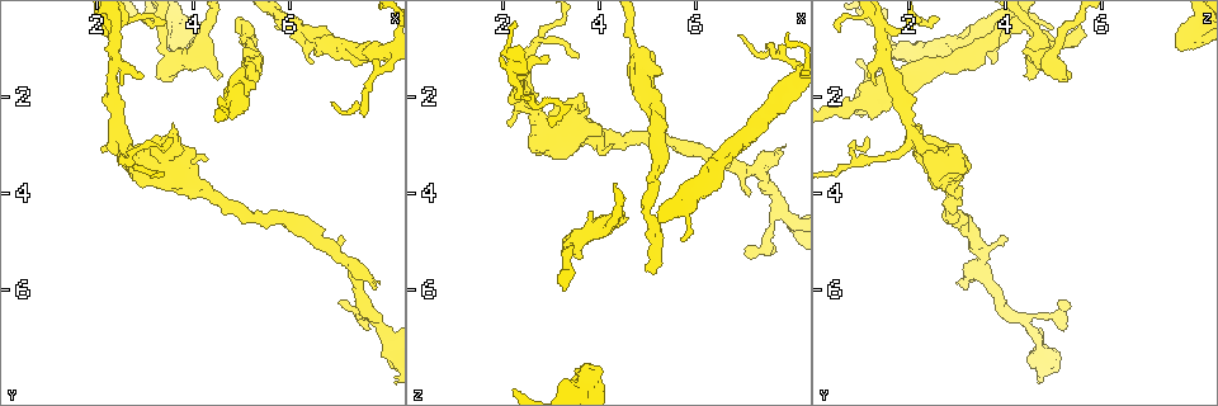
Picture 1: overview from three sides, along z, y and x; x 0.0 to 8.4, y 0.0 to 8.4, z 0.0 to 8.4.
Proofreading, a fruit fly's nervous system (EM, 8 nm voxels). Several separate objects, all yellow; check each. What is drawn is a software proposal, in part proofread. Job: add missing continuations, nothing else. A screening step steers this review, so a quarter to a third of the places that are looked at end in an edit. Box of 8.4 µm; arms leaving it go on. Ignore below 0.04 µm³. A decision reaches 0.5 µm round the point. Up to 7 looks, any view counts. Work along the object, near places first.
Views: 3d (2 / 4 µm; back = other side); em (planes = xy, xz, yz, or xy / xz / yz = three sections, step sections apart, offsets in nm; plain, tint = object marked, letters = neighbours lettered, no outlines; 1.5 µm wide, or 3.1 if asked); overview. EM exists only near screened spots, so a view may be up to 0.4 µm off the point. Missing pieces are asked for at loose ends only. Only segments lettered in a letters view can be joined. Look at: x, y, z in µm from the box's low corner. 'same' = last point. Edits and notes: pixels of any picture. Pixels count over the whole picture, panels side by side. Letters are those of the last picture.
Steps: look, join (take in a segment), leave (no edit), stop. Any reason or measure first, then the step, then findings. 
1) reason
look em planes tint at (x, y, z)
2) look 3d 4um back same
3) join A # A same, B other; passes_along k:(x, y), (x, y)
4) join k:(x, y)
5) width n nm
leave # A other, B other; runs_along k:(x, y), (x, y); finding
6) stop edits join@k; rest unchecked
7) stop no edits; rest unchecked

an open end
look em planes tint at (7.80, 5.90, 3.15)

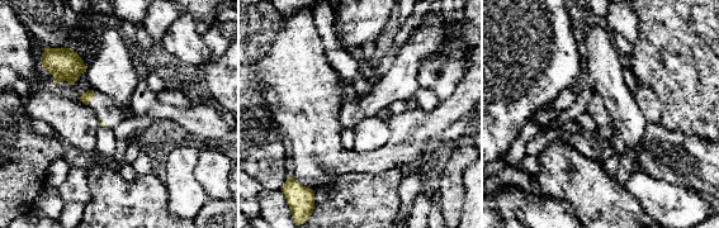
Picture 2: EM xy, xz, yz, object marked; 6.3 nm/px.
look em planes letters same

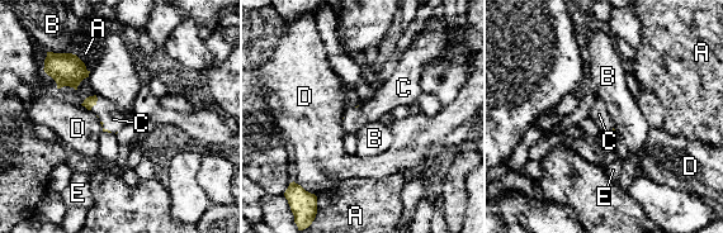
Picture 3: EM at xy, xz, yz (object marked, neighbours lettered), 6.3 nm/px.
join C # A other, B other, C same, D other, E other; passes_along 3:(90, 101), (95, 103), (113, 119); it goes on there

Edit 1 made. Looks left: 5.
redraw
look overview

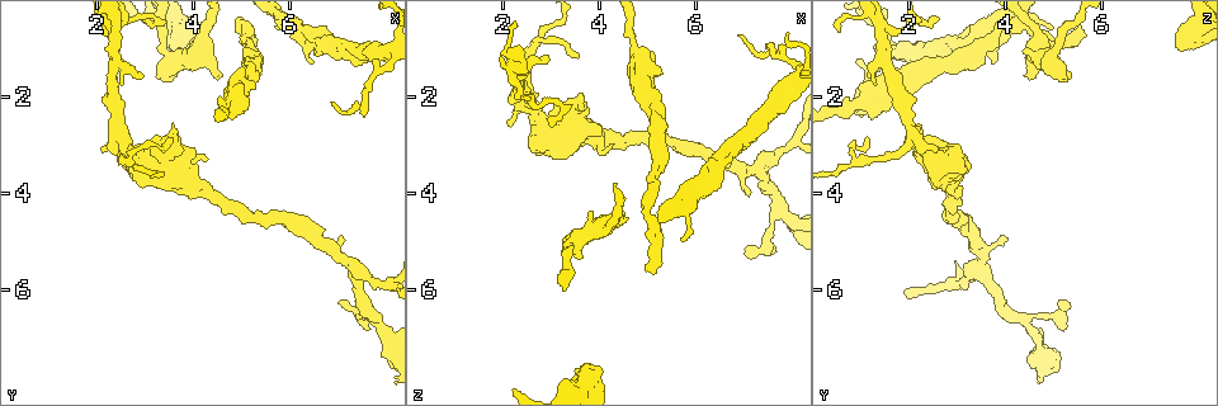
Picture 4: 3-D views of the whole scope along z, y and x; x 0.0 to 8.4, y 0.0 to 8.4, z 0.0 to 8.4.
end of a long branch
look 3d 2um at (5.05, 0.50, 5.60)

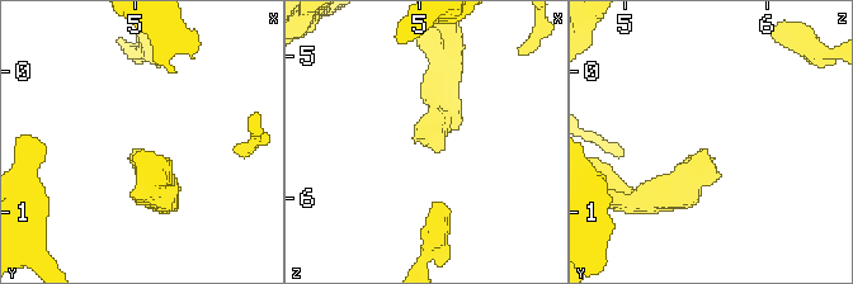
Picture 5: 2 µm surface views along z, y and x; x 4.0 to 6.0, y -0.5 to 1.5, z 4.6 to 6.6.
now the EM
look em xy step 4 letters at (5.02, 0.56, 5.60)

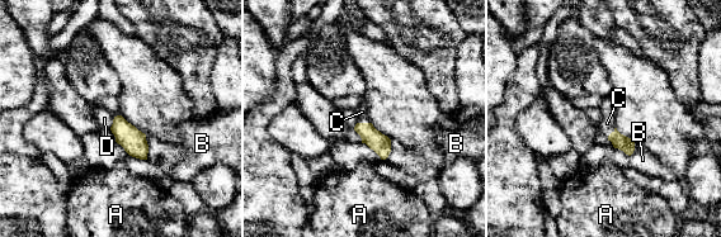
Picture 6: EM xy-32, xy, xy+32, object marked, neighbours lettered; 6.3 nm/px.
join C # A other, B other, C same, D other; passes_along 6:(375, 140), (363, 123), (362, 112); the neuron continues

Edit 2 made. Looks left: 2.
stop edits join@3, join@6; rest unchecked

